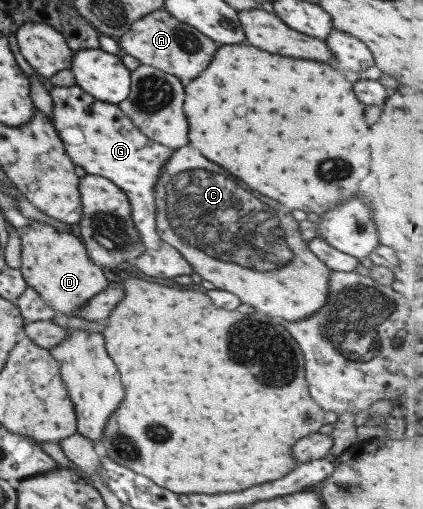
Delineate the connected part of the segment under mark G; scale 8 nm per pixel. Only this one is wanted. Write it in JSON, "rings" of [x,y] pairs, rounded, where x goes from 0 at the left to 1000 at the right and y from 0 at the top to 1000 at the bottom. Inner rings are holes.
{"rings":[[[184,165],[165,171],[128,169],[118,187],[128,198],[123,234],[130,257],[175,326],[194,328],[203,342],[253,348],[307,395],[314,432],[343,485],[340,497],[319,511],[317,521],[355,544],[454,540],[454,523],[435,503],[414,485],[383,473],[371,456],[366,360],[388,340],[388,324],[411,295],[357,277],[274,204],[232,198]]]}

